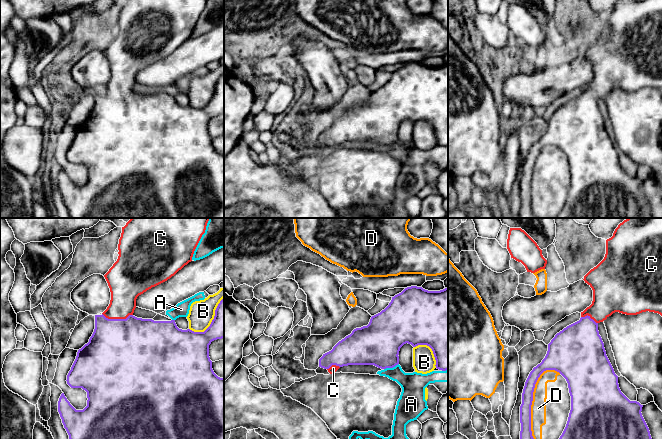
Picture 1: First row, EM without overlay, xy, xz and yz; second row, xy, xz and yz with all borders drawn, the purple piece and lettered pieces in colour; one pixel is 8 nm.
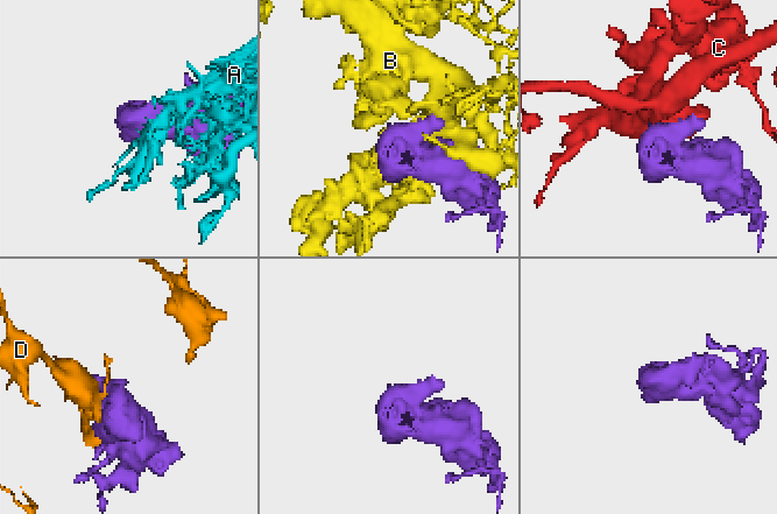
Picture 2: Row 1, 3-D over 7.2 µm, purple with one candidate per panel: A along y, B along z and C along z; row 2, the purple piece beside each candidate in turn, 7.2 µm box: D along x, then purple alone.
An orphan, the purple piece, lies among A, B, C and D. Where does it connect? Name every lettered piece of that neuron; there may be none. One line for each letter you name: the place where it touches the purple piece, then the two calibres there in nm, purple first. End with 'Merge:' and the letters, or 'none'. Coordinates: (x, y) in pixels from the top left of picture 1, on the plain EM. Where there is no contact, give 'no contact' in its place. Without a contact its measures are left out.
C: contact xy (117, 95); calibres 500 and 240 nm
Merge: C

